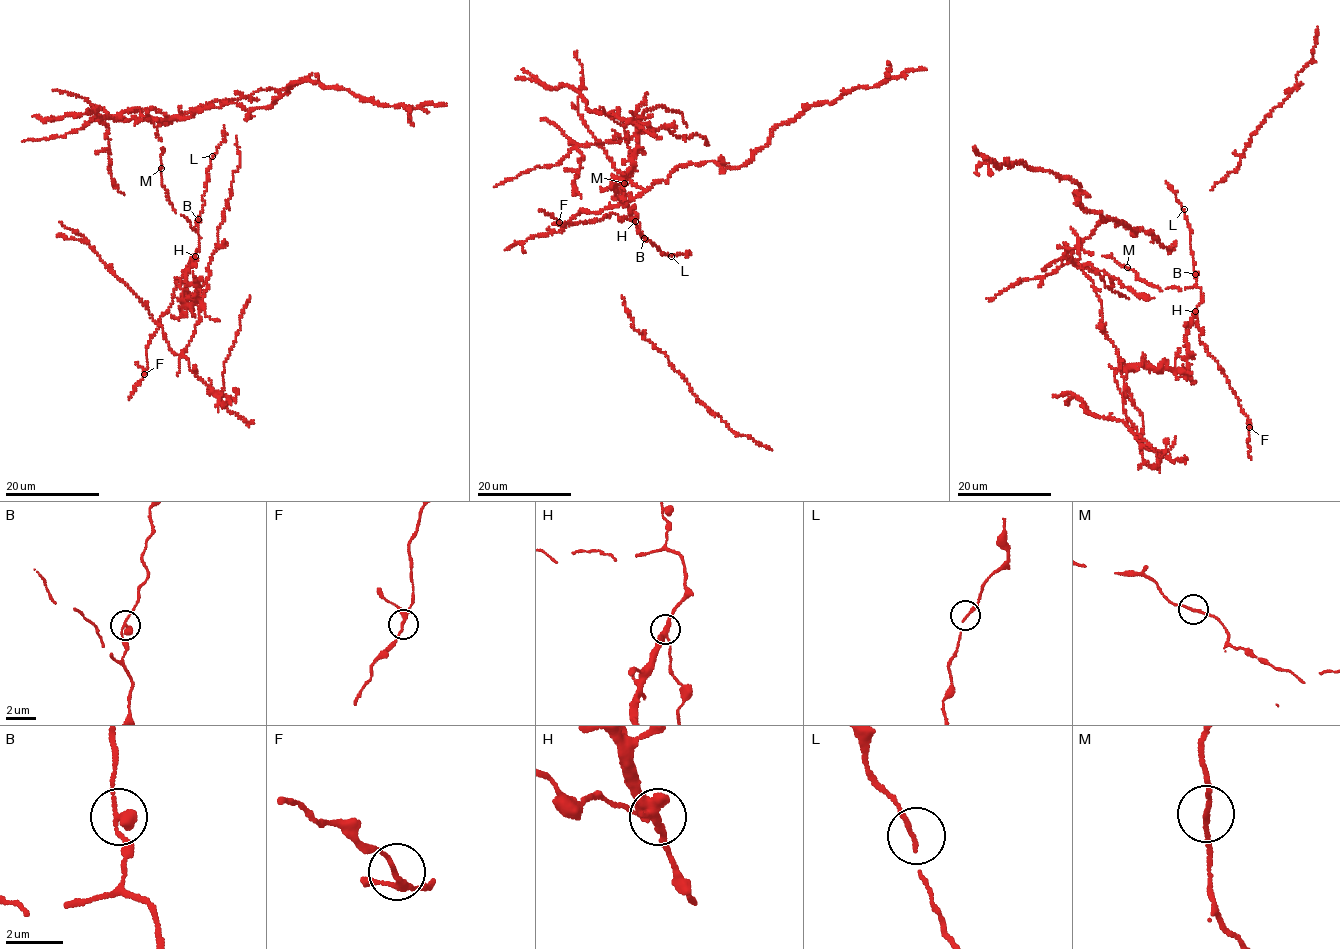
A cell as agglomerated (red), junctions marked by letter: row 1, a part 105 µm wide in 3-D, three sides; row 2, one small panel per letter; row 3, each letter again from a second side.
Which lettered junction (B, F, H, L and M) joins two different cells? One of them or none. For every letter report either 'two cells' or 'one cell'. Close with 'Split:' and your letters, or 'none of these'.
B: one cell
F: one cell
H: two cells
L: one cell
M: one cell
Split: H

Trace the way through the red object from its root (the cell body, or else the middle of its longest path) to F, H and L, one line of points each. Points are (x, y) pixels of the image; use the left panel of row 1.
F: (161, 170), (169, 202), (186, 218), (199, 239), (194, 260), (176, 283), (173, 301), (150, 340), (145, 374)
H: (161, 170), (169, 202), (199, 236), (195, 256)
L: (161, 170), (169, 202), (195, 230), (204, 205), (203, 196), (212, 156)

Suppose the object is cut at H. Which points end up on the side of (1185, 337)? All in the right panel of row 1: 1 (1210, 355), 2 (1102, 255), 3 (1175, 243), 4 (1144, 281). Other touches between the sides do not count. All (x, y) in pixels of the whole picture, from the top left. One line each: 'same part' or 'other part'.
1: other part
2: other part
3: same part
4: other part

